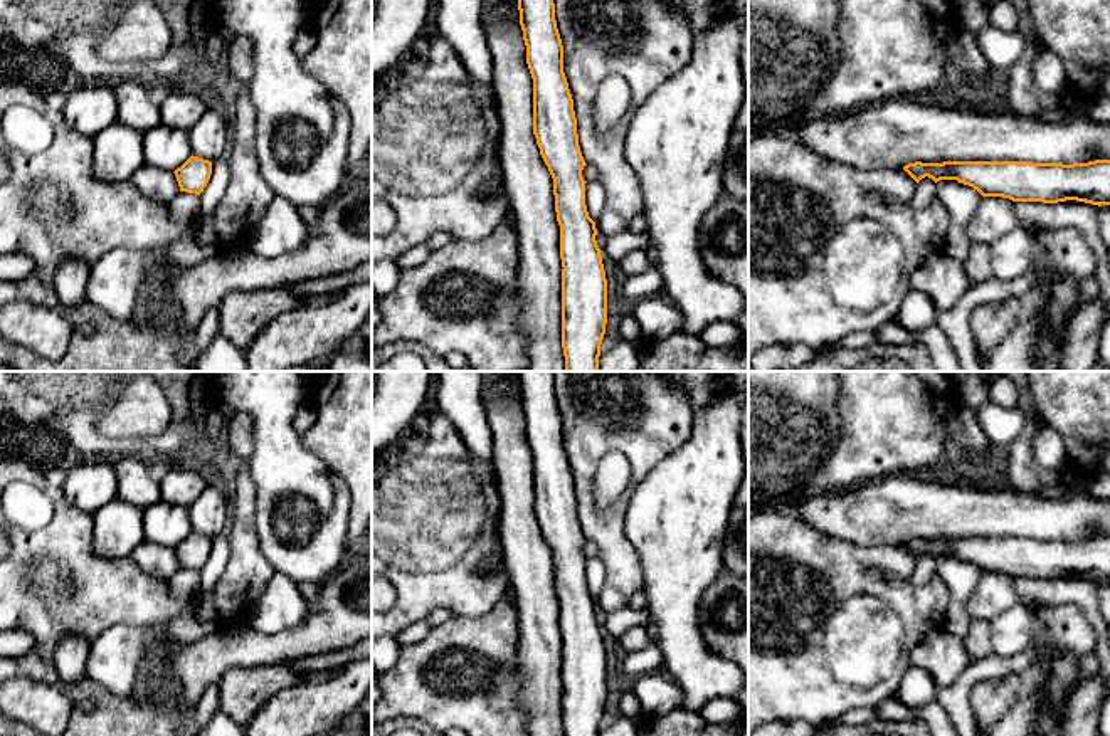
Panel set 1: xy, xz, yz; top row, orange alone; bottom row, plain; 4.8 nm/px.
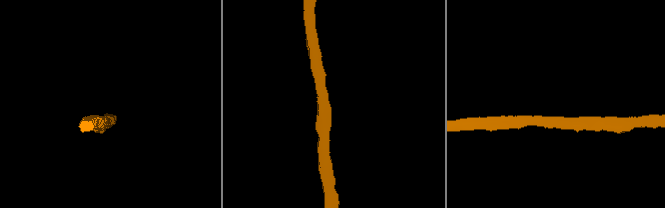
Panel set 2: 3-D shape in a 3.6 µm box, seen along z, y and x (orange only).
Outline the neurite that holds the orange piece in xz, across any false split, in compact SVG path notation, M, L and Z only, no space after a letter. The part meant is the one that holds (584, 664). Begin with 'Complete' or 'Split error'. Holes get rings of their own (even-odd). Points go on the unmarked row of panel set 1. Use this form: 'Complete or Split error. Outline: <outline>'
Complete. Outline: M518 371L520 402L526 422L526 440L533 455L533 511L540 531L553 555L555 588L560 602L560 635L562 635L562 724L565 736L599 736L600 721L607 701L607 655L597 622L595 598L589 593L585 581L585 556L582 546L587 541L577 511L577 494L574 476L563 449L563 422L555 397L553 371Z

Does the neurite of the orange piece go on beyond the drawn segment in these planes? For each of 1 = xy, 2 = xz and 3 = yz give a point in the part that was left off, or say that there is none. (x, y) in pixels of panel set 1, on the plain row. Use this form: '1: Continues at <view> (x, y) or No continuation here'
1: No continuation here
2: No continuation here
3: No continuation here

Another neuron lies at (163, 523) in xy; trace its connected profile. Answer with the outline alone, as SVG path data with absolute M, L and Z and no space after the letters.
M158 501L143 511L145 541L175 548L190 533L190 513L185 506Z

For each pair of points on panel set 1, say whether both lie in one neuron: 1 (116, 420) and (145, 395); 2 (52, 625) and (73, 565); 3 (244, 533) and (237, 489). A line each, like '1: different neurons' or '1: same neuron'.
1: same neuron
2: same neuron
3: same neuron

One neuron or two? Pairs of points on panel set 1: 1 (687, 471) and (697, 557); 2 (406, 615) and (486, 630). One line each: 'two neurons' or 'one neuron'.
1: one neuron
2: two neurons

